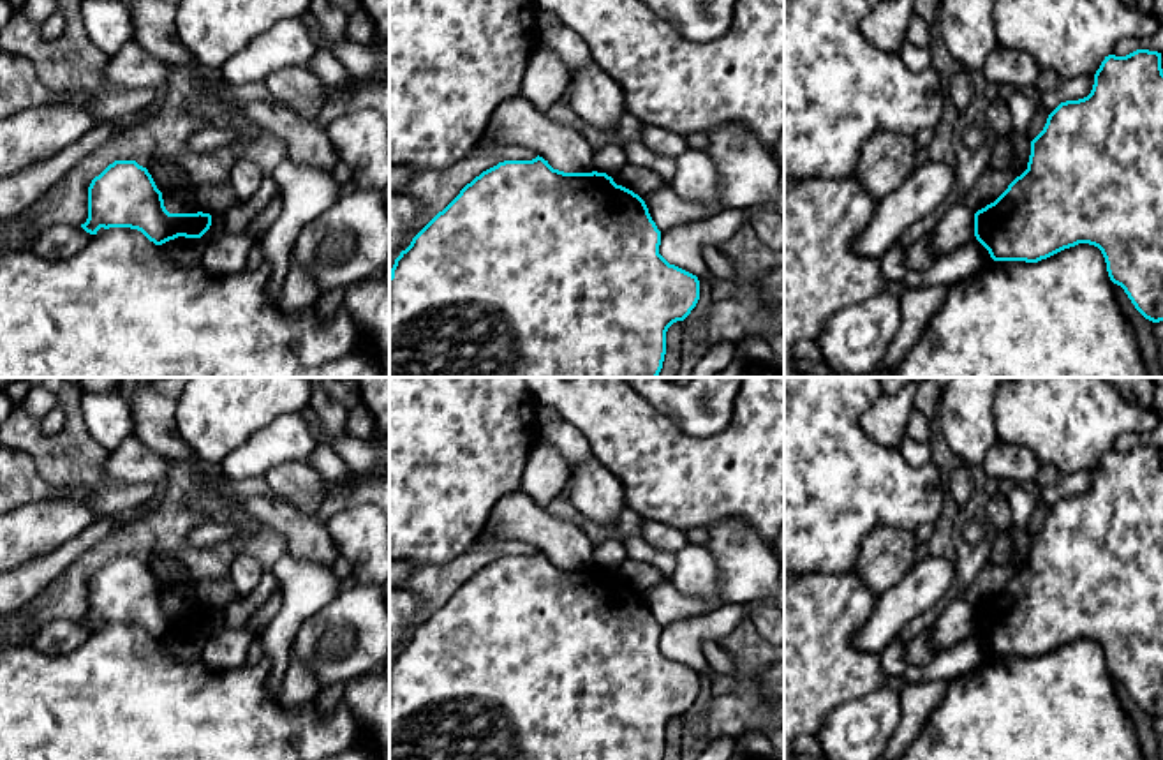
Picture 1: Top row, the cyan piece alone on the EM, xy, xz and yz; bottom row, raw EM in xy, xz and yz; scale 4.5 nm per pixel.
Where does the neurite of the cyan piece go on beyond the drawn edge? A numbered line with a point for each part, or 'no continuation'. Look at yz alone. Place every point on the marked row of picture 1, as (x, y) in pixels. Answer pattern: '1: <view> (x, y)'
no continuation

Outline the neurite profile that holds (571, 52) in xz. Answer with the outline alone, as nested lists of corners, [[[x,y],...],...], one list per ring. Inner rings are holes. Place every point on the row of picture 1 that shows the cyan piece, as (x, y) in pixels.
[[[541,19],[539,42],[557,56],[560,65],[567,69],[569,78],[578,69],[594,62],[587,42],[564,23],[550,26],[544,19]]]

